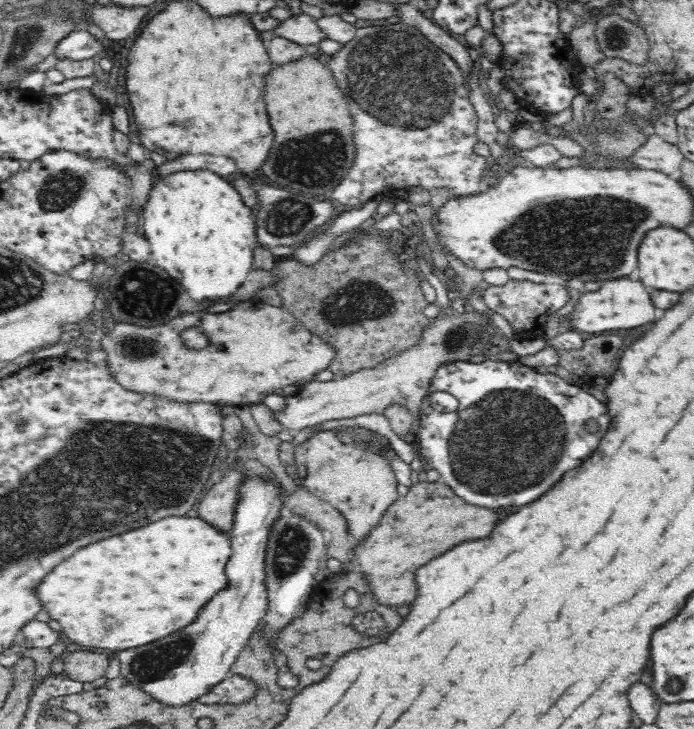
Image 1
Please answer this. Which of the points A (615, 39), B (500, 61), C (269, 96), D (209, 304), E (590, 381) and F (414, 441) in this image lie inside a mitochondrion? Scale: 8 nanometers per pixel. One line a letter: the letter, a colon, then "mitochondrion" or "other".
A: mitochondrion
B: other
C: other
D: other
E: other
F: other

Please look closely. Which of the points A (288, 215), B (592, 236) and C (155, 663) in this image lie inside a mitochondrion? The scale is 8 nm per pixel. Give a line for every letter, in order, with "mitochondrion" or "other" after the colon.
A: mitochondrion
B: mitochondrion
C: mitochondrion

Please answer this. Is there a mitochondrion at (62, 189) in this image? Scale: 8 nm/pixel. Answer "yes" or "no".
yes

